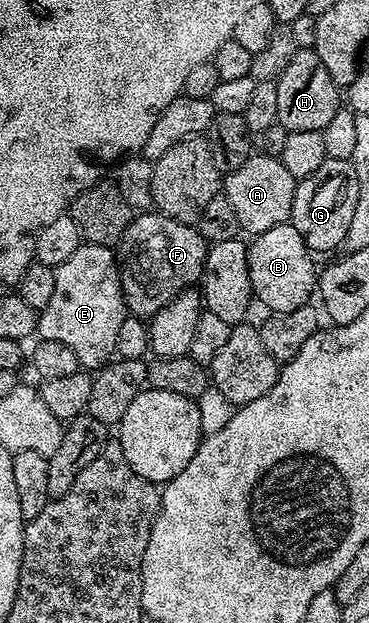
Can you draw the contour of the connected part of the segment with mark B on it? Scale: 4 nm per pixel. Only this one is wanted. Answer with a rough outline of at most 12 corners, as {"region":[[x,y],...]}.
{"region":[[289,222],[258,233],[247,257],[271,314],[311,304],[316,257]]}

